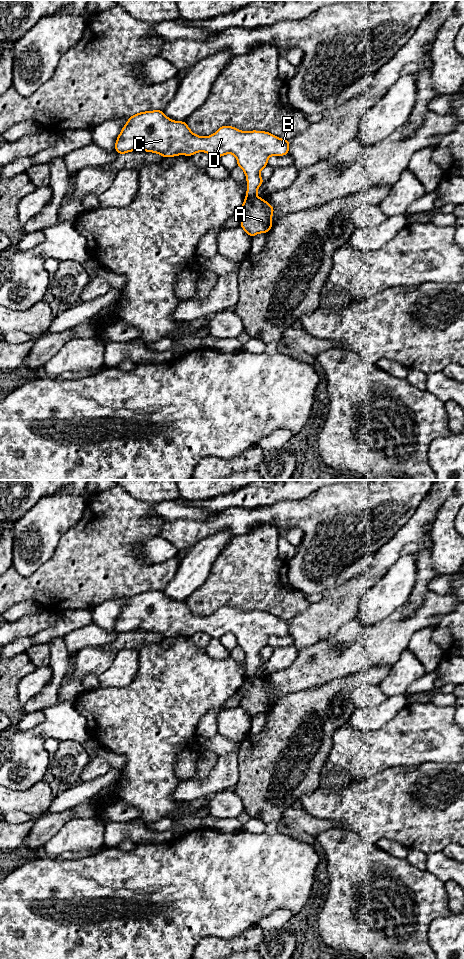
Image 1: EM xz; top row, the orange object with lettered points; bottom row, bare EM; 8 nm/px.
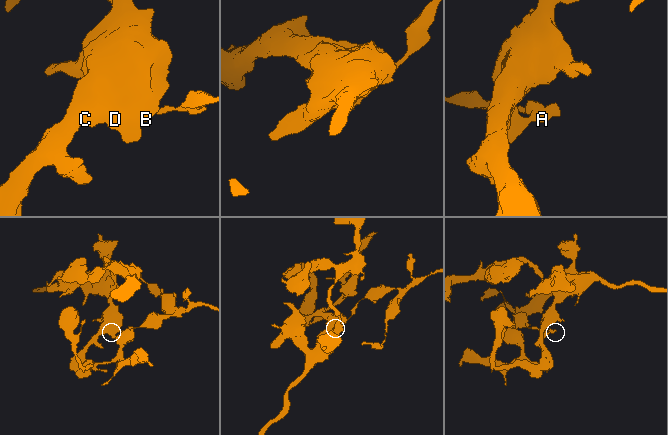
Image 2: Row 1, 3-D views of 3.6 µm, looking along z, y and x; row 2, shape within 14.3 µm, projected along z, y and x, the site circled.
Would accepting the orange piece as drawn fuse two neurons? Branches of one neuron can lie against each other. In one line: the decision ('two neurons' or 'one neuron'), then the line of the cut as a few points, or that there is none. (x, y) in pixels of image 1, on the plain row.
two neurons; cut xz (256, 675), (246, 676)

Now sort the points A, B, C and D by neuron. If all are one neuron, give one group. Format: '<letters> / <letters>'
A / B C D

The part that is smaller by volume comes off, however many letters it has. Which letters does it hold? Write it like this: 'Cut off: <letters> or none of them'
Cut off: A

